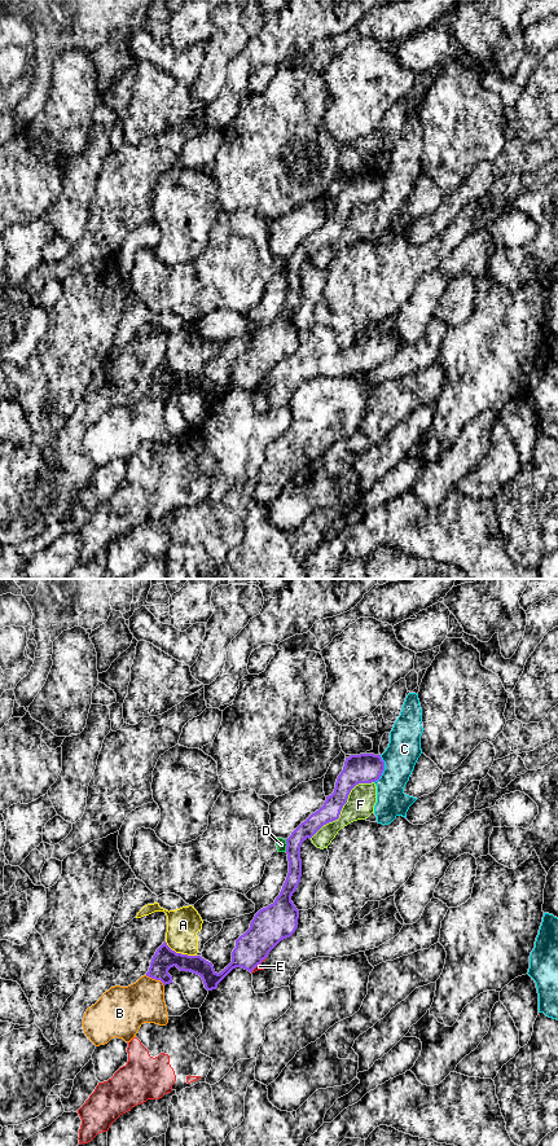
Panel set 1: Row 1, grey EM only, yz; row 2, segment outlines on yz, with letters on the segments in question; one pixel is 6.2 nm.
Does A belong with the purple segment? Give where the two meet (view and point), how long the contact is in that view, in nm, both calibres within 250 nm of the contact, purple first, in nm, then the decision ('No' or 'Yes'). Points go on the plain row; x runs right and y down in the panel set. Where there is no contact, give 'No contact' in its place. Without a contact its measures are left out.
Touches purple at yz (180, 373). Shared border 220 nm. Thickness 140 nm (purple) against 200 nm. No

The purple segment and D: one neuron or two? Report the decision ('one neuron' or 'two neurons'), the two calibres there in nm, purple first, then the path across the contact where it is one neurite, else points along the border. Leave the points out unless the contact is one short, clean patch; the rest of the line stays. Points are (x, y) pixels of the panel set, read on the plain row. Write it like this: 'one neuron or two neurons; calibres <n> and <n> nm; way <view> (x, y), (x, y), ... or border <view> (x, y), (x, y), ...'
two neurons; calibres 110 and 70 nm

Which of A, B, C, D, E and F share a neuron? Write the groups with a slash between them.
A / B / C / D / E / F

